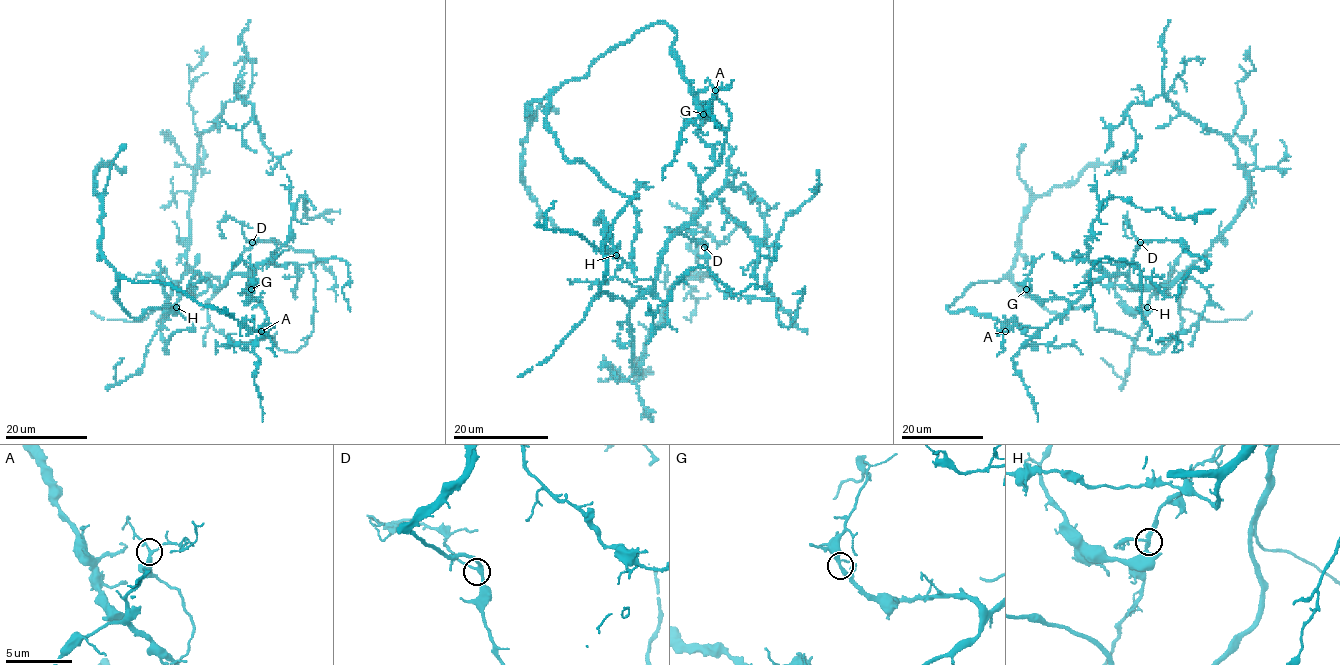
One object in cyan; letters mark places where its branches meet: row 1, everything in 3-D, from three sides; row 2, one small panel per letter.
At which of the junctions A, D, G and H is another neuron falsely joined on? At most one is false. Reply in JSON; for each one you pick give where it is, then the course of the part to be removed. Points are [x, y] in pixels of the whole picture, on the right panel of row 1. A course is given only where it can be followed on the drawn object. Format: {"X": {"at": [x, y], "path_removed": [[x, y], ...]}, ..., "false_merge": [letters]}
{"false_merge": []}

